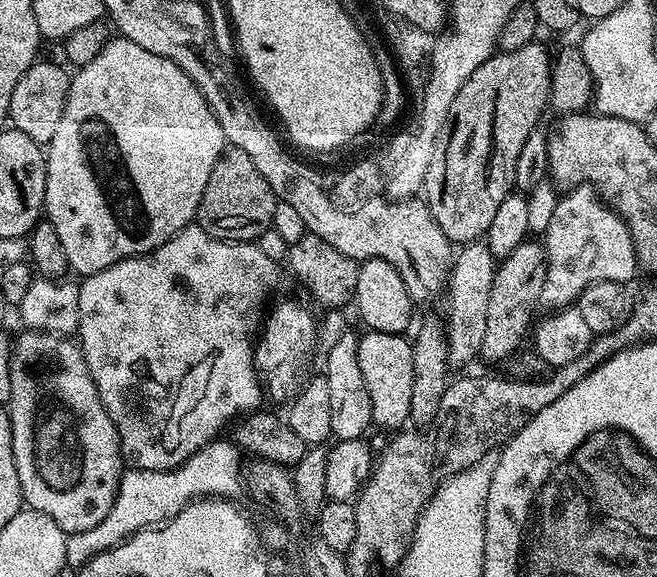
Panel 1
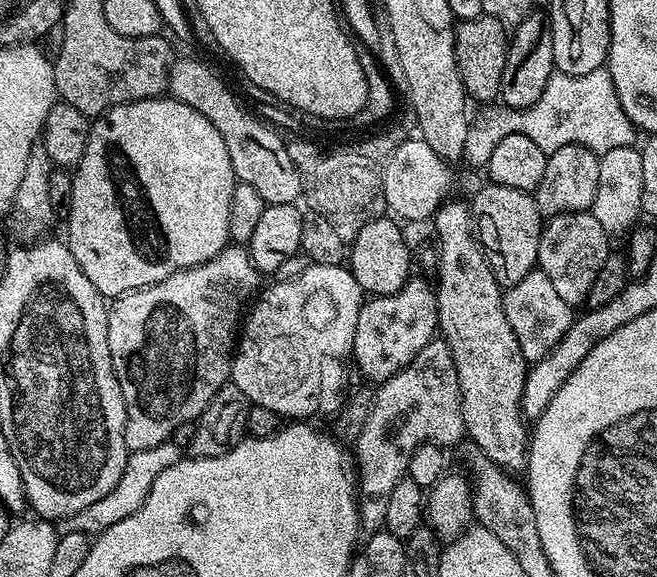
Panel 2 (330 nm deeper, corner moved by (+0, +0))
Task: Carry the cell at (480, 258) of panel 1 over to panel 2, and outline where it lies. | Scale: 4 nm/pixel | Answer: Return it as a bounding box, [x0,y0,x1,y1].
[470,182,542,290]

